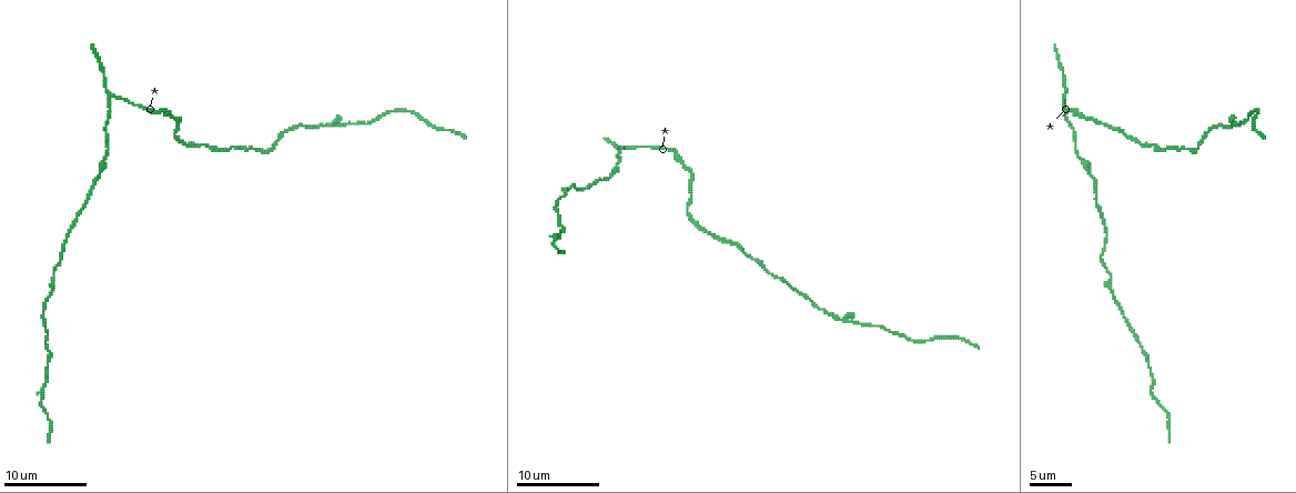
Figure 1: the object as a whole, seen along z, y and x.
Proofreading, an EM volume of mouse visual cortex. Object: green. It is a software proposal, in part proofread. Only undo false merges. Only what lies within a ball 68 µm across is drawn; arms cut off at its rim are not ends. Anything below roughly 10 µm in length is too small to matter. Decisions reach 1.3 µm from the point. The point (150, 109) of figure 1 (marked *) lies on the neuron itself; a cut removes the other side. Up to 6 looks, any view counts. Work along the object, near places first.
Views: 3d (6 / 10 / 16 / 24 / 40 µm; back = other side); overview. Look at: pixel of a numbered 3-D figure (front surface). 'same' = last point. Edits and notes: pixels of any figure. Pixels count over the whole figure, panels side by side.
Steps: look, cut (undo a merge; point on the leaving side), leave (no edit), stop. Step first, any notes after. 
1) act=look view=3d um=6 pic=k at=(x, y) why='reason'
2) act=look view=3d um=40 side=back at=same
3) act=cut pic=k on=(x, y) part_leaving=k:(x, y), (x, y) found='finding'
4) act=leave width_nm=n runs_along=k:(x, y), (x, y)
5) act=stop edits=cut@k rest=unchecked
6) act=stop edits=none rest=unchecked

act=look view=3d um=6 pic=1 at=(1065, 101) why='three-way junction'

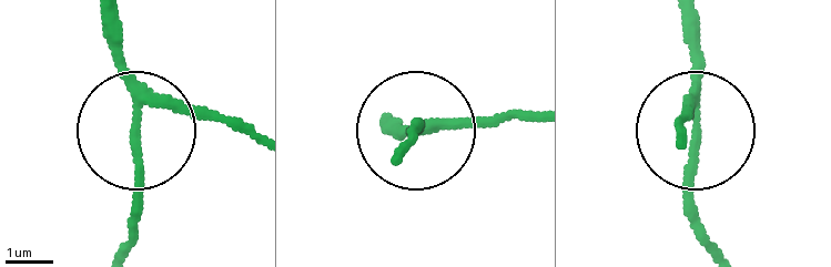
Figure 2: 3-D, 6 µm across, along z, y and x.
act=leave arms=3 runs_along=2:(250, 135), (165, 108), (142, 115), (130, 243) found='all the same neuron'

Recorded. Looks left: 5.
act=look view=3d um=6 pic=1 at=(54, 275) why='thick turns thin'

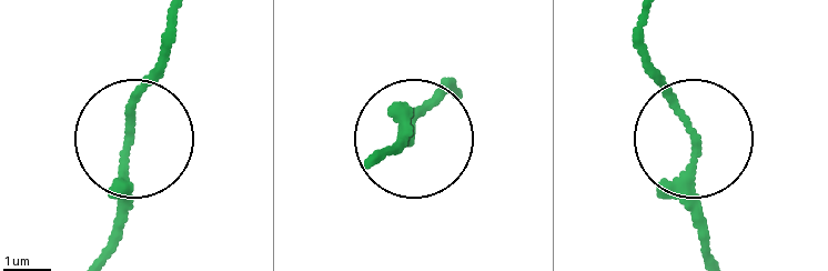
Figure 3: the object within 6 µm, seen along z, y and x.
act=leave runs_along=3:(173, 20), (129, 116), (105, 254) found='continuous, no second neuron'

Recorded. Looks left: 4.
act=look view=3d um=16 pic=1 at=(832, 315) why='sudden change in width'

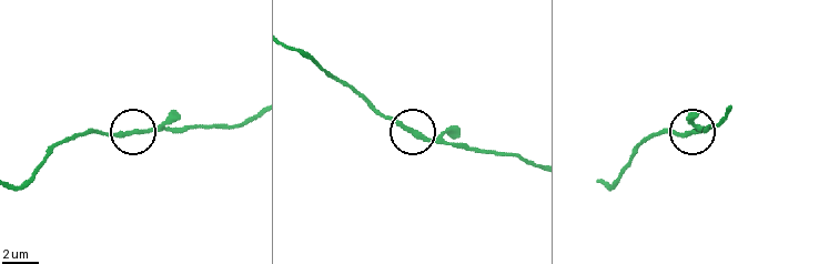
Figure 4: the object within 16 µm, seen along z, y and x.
act=leave width_nm=250 runs_along=4:(600, 181), (613, 184), (625, 163), (656, 134), (705, 132) found='all the same neuron'

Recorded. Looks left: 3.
act=stop edits=none rest=unchecked

